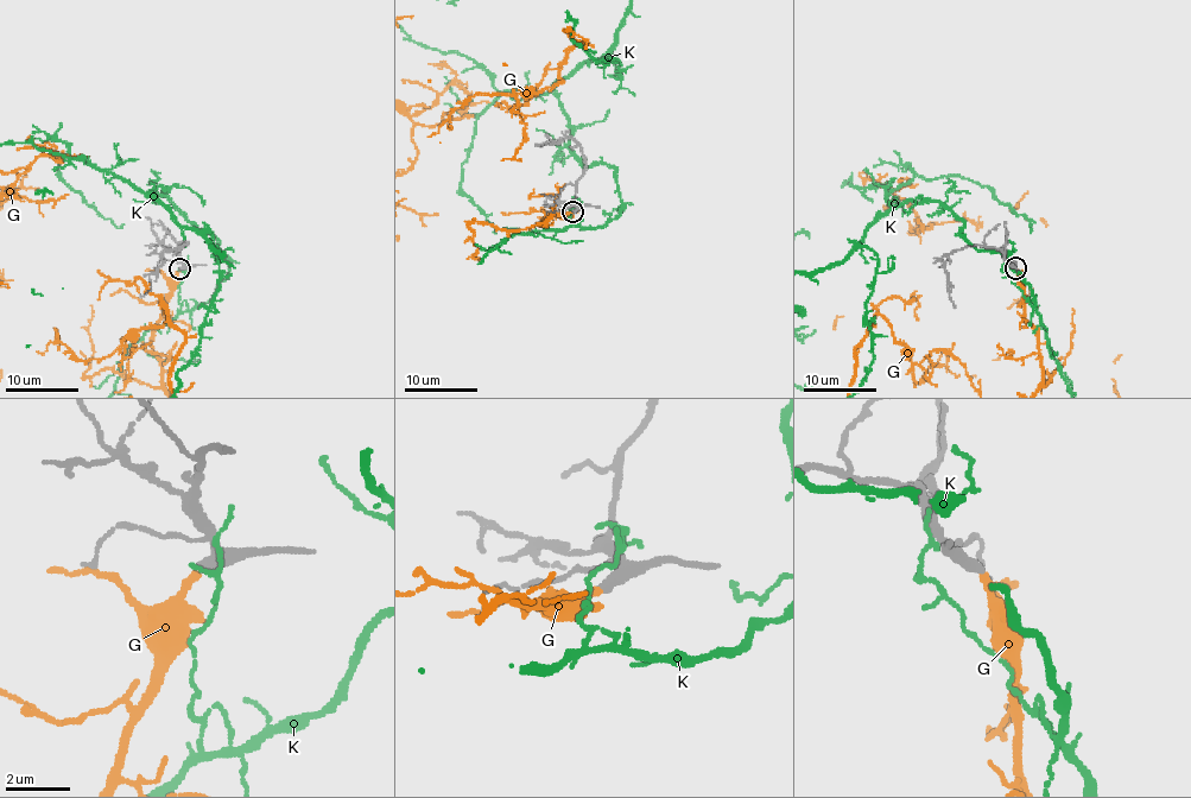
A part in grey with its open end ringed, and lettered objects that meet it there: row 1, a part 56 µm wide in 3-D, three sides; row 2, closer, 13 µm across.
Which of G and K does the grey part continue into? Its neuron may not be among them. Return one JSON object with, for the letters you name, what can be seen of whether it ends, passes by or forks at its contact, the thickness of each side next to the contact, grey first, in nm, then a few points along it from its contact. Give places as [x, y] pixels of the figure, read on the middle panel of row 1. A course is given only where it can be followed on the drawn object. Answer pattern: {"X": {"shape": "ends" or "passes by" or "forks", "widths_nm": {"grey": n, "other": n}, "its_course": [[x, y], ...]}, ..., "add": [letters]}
{"G": {"shape": "ends", "widths_nm": {"grey": 400, "other": 240}}, "add": ["G"]}

